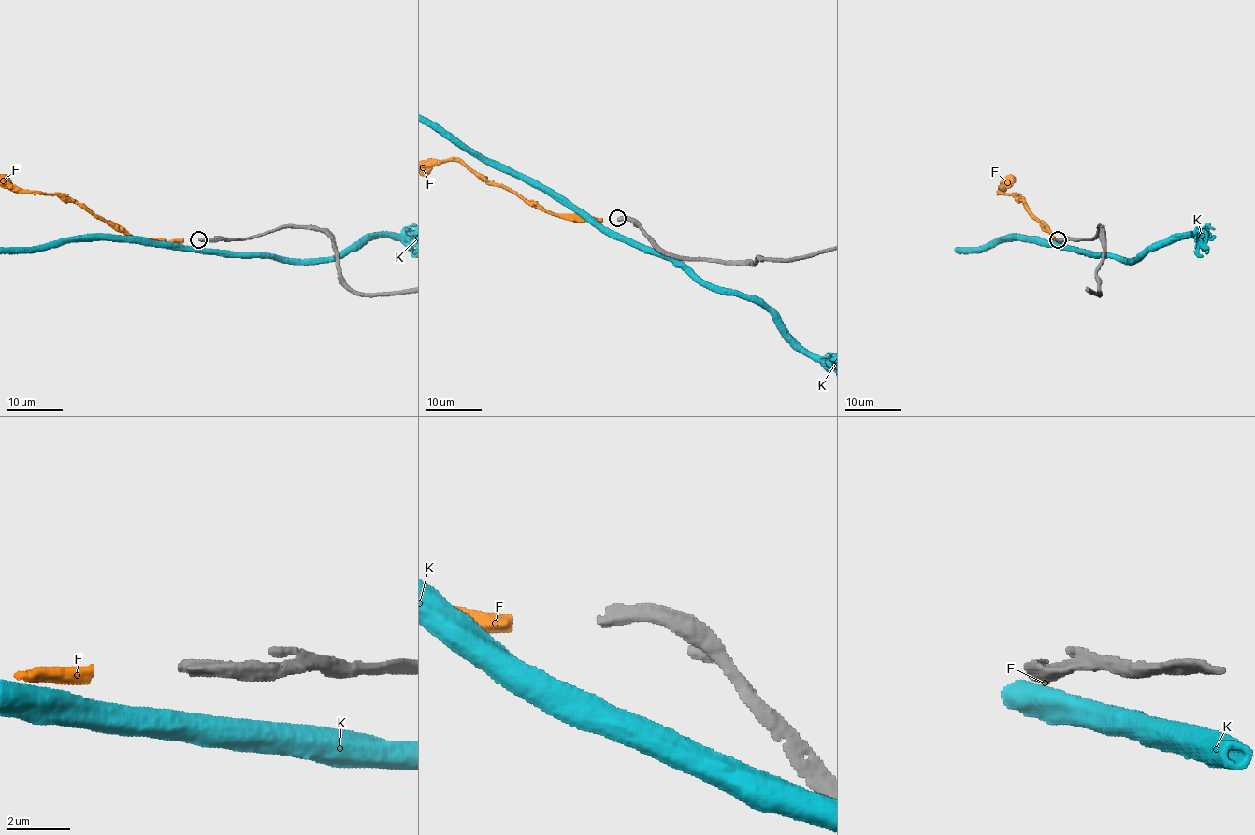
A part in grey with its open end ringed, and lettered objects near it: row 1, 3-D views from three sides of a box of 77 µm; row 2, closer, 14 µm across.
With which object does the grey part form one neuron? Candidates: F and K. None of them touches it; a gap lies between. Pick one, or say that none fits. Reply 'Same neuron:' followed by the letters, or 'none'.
Same neuron: F

